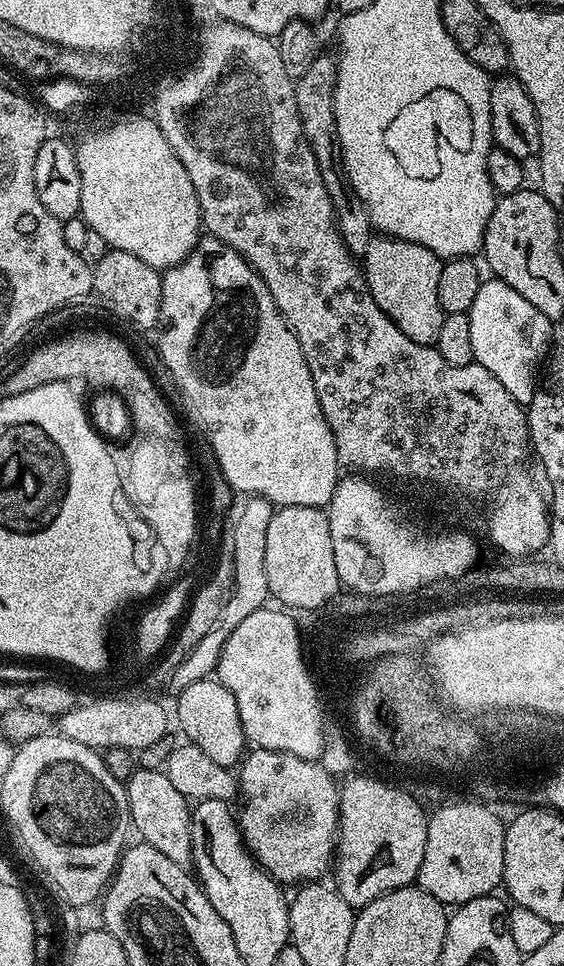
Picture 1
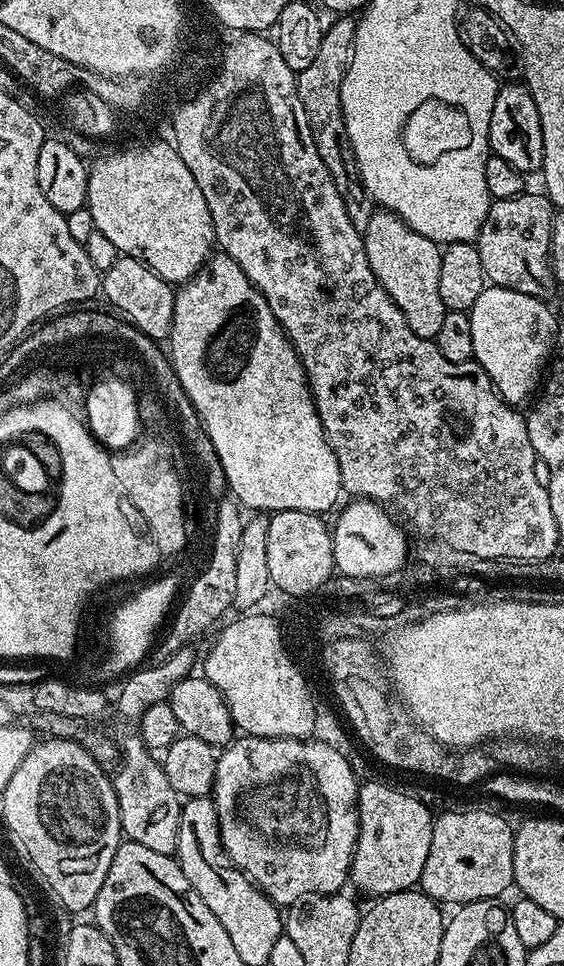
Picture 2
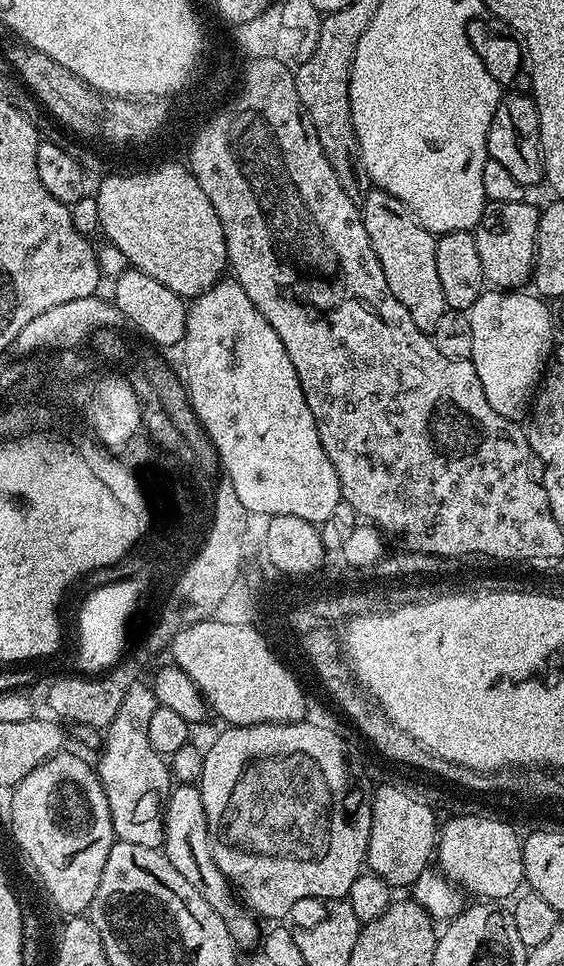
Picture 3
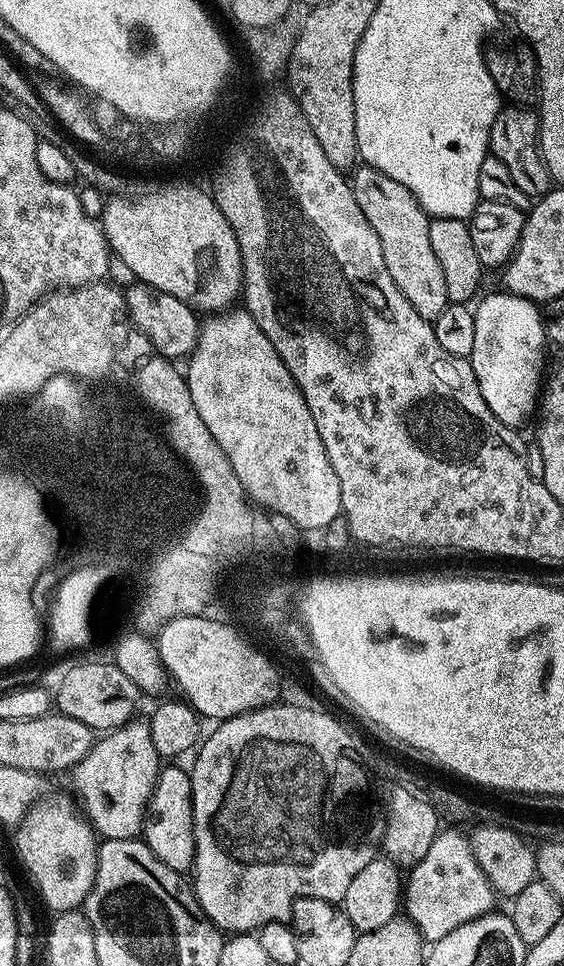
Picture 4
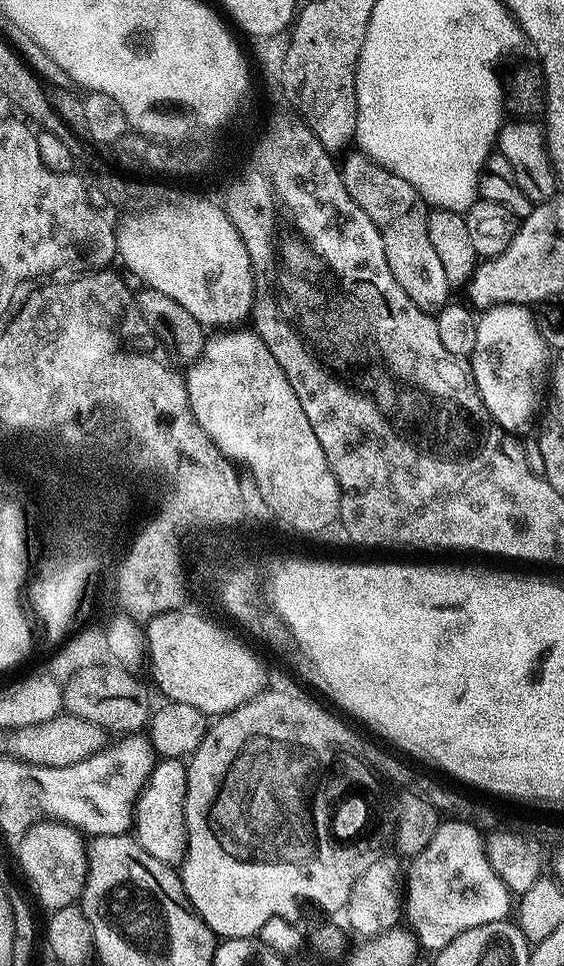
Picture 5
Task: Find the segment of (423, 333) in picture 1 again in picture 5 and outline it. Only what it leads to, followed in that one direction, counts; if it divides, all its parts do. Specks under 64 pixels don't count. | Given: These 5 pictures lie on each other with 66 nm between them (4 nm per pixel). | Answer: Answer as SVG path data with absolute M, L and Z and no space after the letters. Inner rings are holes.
M359 150L353 152L353 156L348 157L344 164L342 162L340 168L340 177L346 190L352 195L354 202L358 202L358 206L362 206L362 210L366 210L370 222L374 222L374 226L378 226L378 234L382 234L382 242L386 250L386 262L390 262L390 274L394 274L394 278L398 278L398 286L402 286L402 290L406 290L406 294L419 308L429 314L435 313L449 303L450 285L446 278L446 270L442 270L442 261L439 260L438 254L430 242L429 205L424 203L418 190L414 190L414 186L410 186L410 182L406 182L406 178L398 178L398 174L394 174L388 168L383 168Z

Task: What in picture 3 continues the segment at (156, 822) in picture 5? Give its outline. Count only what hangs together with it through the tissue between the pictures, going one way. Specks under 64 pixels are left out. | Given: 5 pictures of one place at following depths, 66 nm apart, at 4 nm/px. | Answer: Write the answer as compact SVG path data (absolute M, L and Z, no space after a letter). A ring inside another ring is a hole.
M177 783L169 791L164 810L162 851L170 858L174 870L178 870L178 874L182 874L182 878L186 878L186 882L190 882L190 886L194 886L200 891L202 898L206 898L206 902L210 902L210 906L214 906L217 914L226 921L226 930L230 930L230 938L236 944L237 949L252 948L255 944L257 947L261 943L261 921L242 906L241 901L234 895L232 885L212 860L206 814L200 801L200 789L195 783Z

